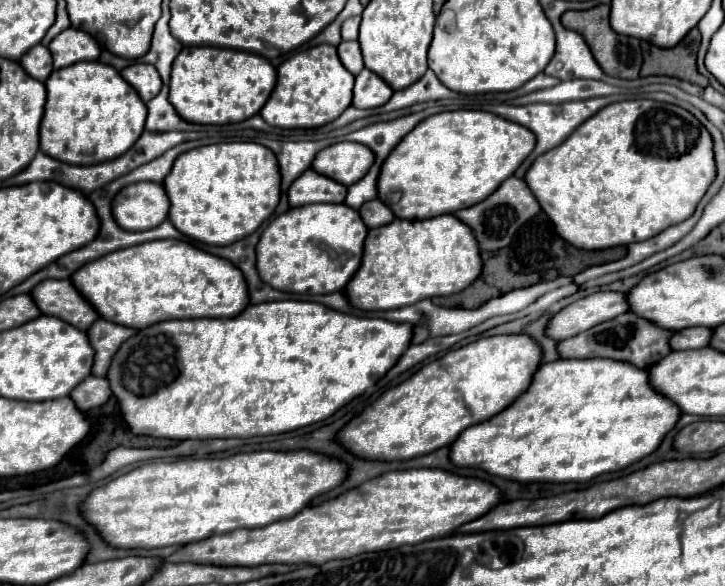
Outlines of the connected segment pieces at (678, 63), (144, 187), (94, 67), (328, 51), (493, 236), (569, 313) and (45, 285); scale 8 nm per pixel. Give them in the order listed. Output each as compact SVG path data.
M693 28L675 48L663 50L651 44L643 44L643 66L641 76L651 74L665 74L675 76L679 80L687 80L691 84L697 84L705 88L709 80L697 72L695 58L697 58L697 44L701 40L701 34L697 28Z
M137 182L137 184L129 184L125 188L121 188L113 202L111 202L111 210L113 210L113 218L115 222L131 232L137 230L145 230L145 228L155 228L157 224L161 224L163 220L167 220L167 212L169 212L169 200L165 200L165 190L161 188L161 184L155 182Z
M77 62L55 70L47 86L47 104L41 120L41 152L67 164L99 164L125 154L141 136L147 106L121 74L101 62Z
M329 44L299 50L277 68L277 84L261 108L261 118L277 128L319 128L333 122L351 106L355 76L341 64L337 48Z
M515 176L507 178L495 192L493 196L487 196L481 204L475 204L471 208L463 208L453 212L455 218L459 218L463 224L467 224L479 244L481 252L493 252L493 250L501 250L507 248L515 236L515 232L529 222L533 216L539 214L539 204L535 200L535 196L531 194L531 190L527 188L527 184Z
M595 292L557 312L547 322L545 334L559 342L593 328L603 320L611 320L627 312L627 308L629 306L627 306L625 294L621 292Z
M43 280L31 290L31 298L41 314L61 318L79 330L89 328L99 318L69 280Z

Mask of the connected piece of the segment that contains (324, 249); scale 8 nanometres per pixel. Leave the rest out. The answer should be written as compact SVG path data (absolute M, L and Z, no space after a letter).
M307 204L299 208L289 208L281 216L269 222L263 230L261 240L255 248L257 252L257 272L259 278L281 290L291 294L331 294L341 292L353 272L357 272L357 264L361 264L361 244L365 242L365 224L357 216L357 210L349 208L347 204Z

